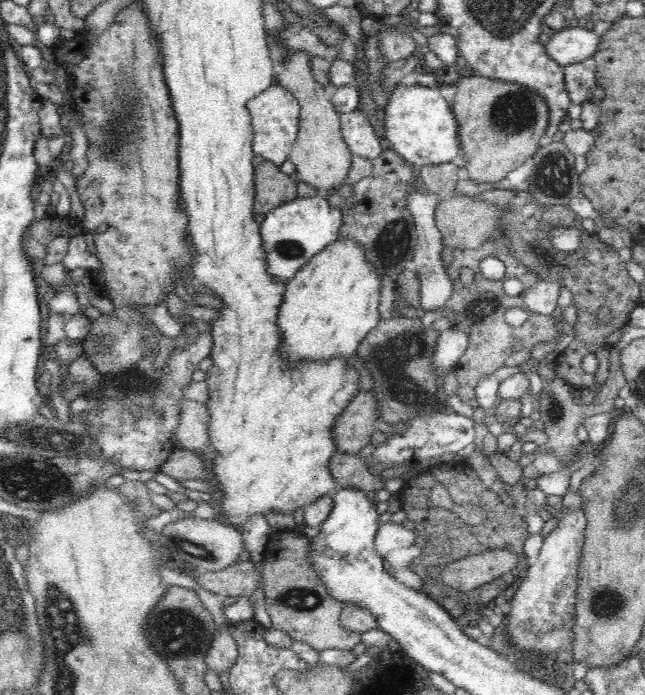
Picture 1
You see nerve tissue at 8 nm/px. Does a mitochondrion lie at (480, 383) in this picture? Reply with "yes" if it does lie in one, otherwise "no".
no

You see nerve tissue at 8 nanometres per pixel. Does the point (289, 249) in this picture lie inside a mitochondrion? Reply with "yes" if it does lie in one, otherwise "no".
yes

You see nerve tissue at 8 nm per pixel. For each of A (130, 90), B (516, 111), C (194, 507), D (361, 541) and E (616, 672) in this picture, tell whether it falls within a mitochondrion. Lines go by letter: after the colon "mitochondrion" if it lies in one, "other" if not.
A: mitochondrion
B: mitochondrion
C: other
D: other
E: other

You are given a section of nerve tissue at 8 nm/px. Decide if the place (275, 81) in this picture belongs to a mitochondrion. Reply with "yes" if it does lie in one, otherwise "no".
no

